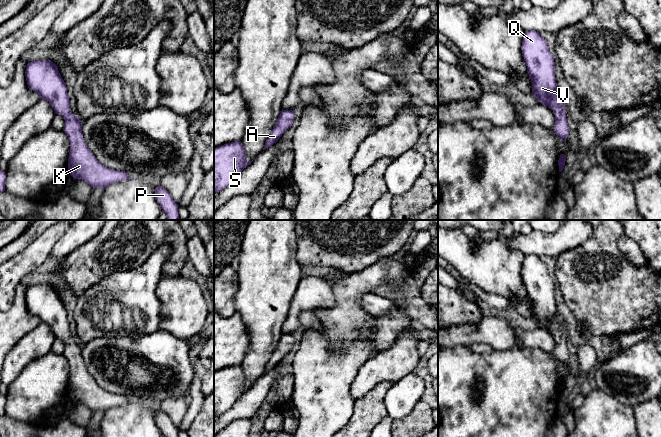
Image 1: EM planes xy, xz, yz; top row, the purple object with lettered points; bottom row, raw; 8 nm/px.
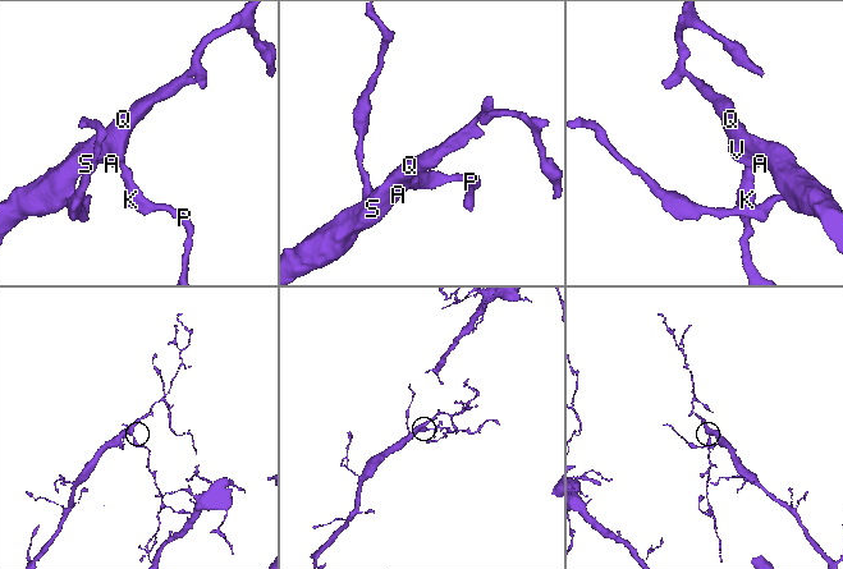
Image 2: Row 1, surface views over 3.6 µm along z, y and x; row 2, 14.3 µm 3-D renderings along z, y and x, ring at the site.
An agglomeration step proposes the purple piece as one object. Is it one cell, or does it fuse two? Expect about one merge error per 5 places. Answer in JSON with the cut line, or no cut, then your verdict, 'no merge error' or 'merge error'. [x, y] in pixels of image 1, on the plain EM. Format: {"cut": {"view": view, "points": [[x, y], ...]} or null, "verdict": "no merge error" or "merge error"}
{"cut": null, "verdict": "no merge error"}

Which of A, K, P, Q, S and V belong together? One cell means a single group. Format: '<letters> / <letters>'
A K P Q S V

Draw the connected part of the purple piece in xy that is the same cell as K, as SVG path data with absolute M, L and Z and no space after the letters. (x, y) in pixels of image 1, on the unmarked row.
M51 284L29 286L25 295L28 312L47 324L55 337L63 339L63 355L69 362L68 396L93 412L104 413L110 408L130 402L125 395L115 395L102 389L88 372L82 358L80 342L70 335L67 311L58 291Z

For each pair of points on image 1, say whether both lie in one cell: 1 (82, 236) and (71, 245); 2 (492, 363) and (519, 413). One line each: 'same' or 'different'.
1: same
2: same

